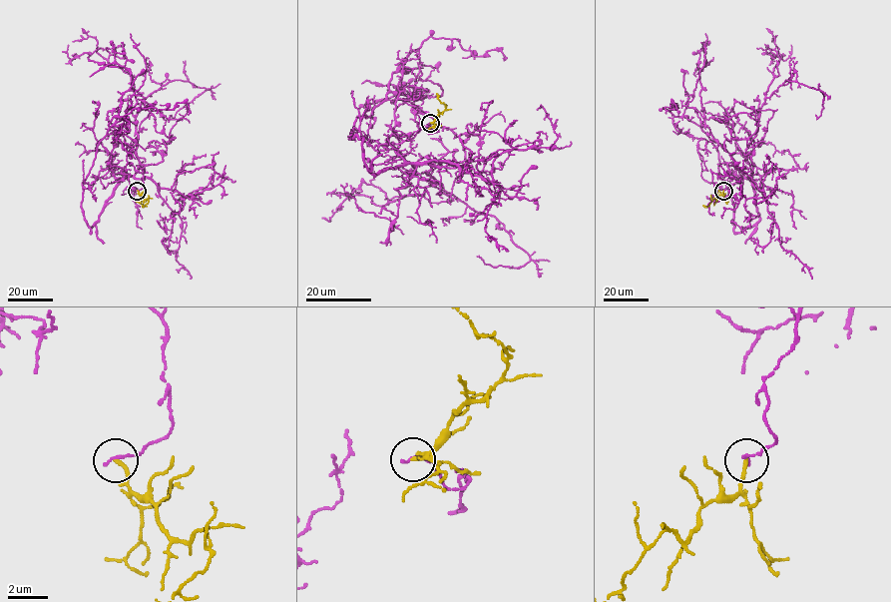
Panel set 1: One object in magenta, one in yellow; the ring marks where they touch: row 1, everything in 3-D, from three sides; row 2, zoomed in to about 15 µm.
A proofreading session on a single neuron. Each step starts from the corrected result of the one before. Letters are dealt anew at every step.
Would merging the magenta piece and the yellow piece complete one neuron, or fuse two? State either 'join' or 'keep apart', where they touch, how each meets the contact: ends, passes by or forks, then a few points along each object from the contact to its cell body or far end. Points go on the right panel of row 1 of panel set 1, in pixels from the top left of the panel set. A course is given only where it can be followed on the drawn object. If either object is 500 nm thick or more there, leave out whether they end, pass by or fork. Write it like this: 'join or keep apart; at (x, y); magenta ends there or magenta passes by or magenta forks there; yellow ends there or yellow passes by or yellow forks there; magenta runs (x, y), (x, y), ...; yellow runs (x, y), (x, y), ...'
keep apart; at (723, 191); magenta ends there; yellow ends there; magenta runs (723, 190), (729, 163), (750, 178), (746, 149), (764, 99), (785, 80), (823, 95), (821, 114), (815, 115); yellow runs (723, 191), (706, 207), (702, 206)

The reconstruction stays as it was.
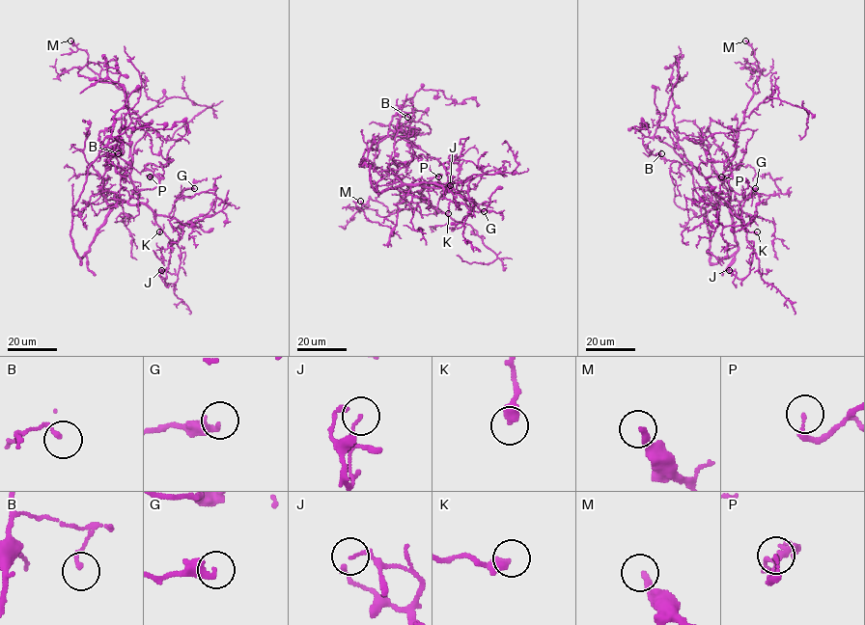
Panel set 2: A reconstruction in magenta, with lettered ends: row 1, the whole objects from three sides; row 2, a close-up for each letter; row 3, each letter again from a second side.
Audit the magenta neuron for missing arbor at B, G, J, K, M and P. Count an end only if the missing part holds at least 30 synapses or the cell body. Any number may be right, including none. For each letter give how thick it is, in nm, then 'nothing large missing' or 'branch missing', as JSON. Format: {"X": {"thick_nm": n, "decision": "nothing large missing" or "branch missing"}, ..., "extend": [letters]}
{"B": {"thick_nm": 160, "decision": "nothing large missing"}, "G": {"thick_nm": 360, "decision": "nothing large missing"}, "J": {"thick_nm": 110, "decision": "nothing large missing"}, "K": {"thick_nm": 440, "decision": "nothing large missing"}, "M": {"thick_nm": 260, "decision": "branch missing"}, "P": {"thick_nm": 180, "decision": "branch missing"}, "extend": ["M", "P"]}

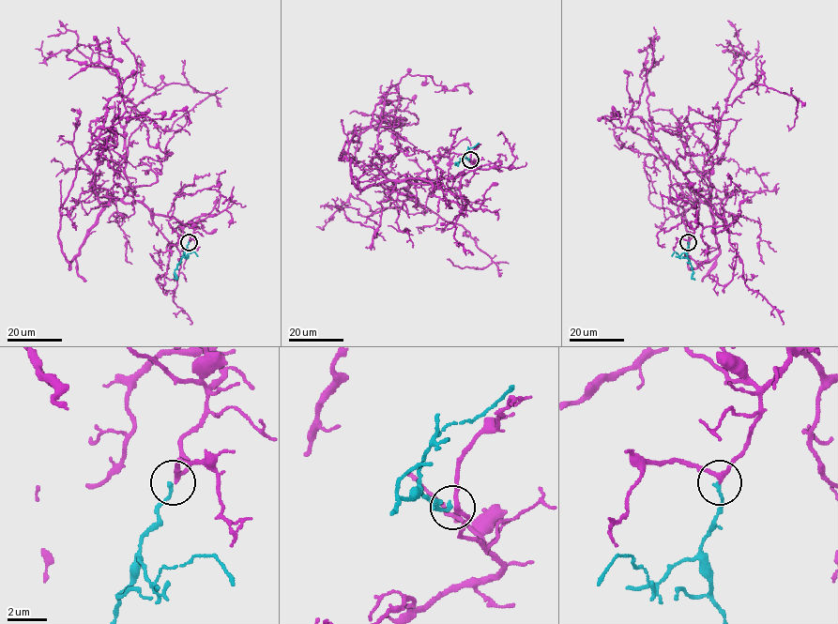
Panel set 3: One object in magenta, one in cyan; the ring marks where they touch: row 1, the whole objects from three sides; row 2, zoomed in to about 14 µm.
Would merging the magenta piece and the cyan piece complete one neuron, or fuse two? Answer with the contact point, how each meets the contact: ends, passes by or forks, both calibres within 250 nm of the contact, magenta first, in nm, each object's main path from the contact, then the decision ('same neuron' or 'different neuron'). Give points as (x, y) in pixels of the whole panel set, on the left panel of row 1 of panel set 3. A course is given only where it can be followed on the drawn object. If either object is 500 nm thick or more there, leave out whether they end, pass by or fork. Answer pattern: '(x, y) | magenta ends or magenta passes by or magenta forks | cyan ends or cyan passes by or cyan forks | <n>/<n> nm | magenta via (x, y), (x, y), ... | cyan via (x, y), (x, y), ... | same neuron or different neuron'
(189, 242) | magenta passes by | cyan ends | 220/190 nm | magenta via (189, 242), (193, 223), (101, 203), (91, 181), (108, 138), (92, 139), (98, 128), (175, 111), (189, 125) | cyan via (189, 242), (175, 270), (176, 280) | same neuron

